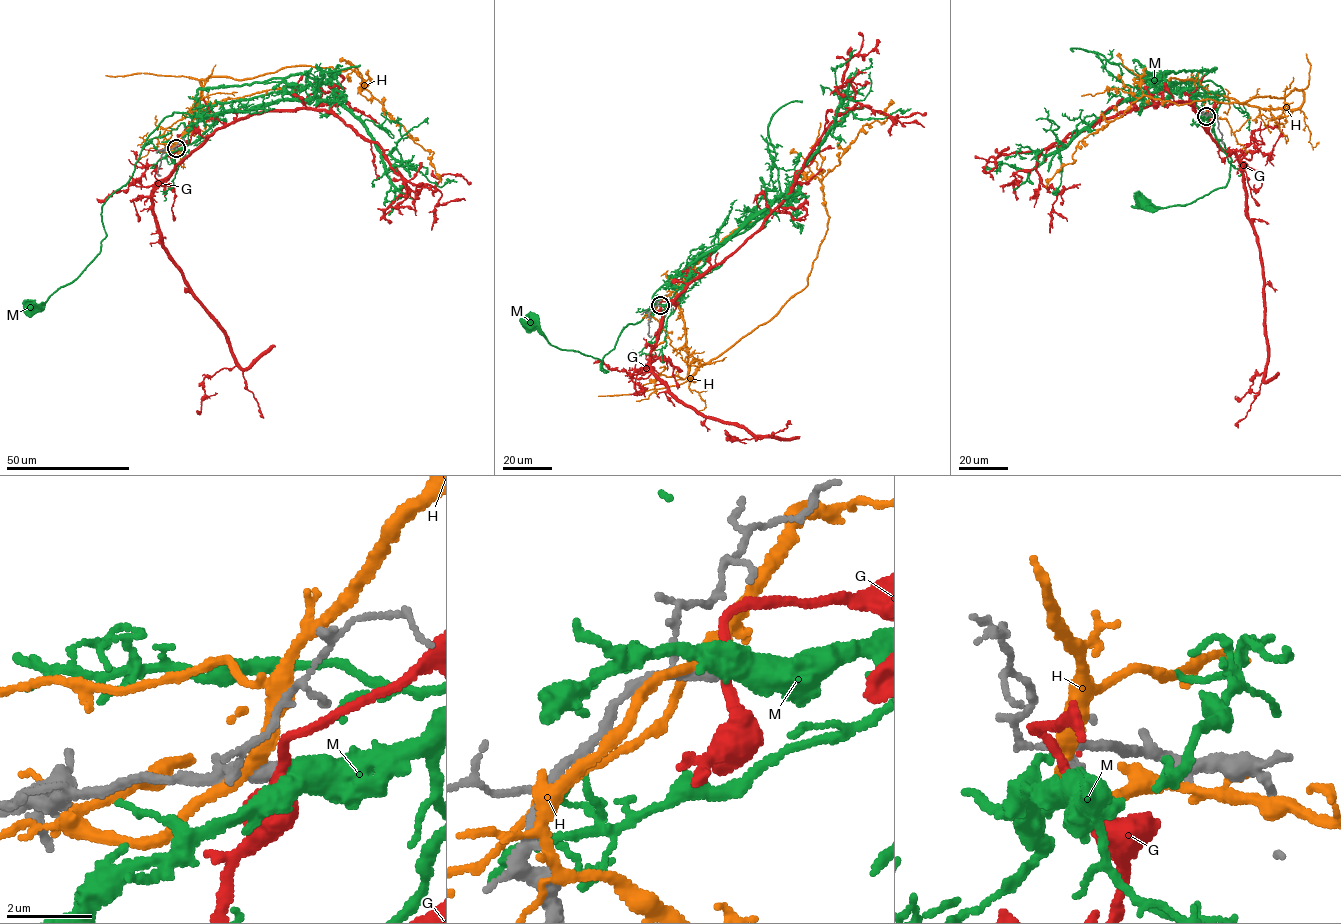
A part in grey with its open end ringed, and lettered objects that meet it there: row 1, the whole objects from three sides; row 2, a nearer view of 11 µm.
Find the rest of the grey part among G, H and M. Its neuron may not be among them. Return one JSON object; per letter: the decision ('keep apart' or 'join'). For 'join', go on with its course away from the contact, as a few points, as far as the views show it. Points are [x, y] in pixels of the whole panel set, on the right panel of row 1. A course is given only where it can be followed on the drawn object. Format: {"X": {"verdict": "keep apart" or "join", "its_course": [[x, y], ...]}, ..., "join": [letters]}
{"G": {"verdict": "keep apart"}, "H": {"verdict": "keep apart"}, "M": {"verdict": "join", "its_course": [[1206, 116], [1187, 89], [1208, 80], [1224, 94], [1213, 132], [1231, 158], [1227, 185], [1183, 205], [1139, 202]]}, "join": ["M"]}

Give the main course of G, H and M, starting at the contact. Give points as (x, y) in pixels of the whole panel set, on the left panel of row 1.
G: (176, 148), (175, 164), (254, 114), (322, 110), (377, 143), (412, 190), (432, 185), (438, 203), (465, 200)
H: (174, 148), (200, 114), (202, 80), (351, 69), (433, 152), (441, 183)
M: (176, 148), (200, 137), (213, 116), (164, 118), (128, 183), (102, 205), (98, 253), (31, 308)

